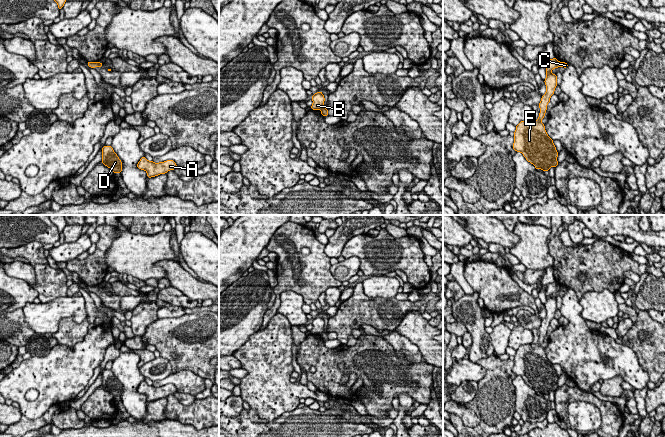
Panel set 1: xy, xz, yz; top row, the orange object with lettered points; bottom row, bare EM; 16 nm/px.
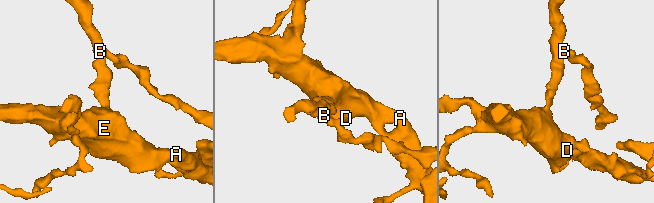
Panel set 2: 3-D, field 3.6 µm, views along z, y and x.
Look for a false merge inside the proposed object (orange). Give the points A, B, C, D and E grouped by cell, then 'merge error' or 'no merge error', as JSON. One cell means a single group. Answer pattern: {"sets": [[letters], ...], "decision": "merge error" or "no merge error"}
{"sets": [["A", "B", "D", "E"], ["C"]], "decision": "merge error"}

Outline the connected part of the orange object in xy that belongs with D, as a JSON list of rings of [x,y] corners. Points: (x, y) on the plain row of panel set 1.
[[[103,370],[102,387],[114,397],[121,397],[122,395],[122,386],[111,370]]]

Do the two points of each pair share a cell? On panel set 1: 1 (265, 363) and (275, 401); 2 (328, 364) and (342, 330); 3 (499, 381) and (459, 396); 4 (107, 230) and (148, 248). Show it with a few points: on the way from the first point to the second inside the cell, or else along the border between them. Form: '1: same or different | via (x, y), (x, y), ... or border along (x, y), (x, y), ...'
1: same | via (268, 372), (268, 390), (270, 392)
2: different | border along (341, 343), (345, 344)
3: different | border along (477, 382), (476, 395), (470, 401), (461, 403)
4: different | border along (117, 227), (117, 236), (112, 241), (105, 255)

